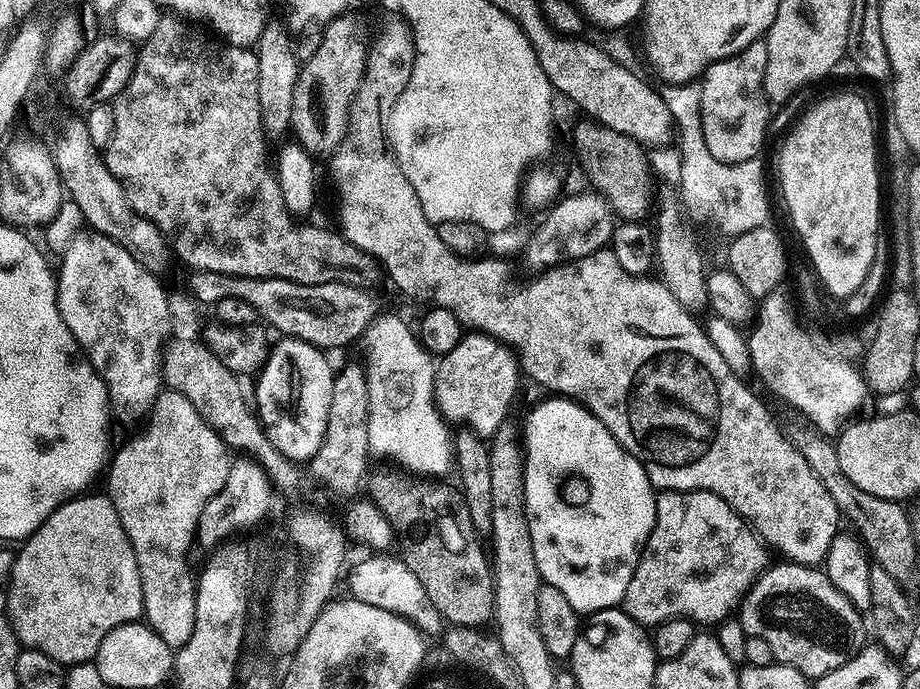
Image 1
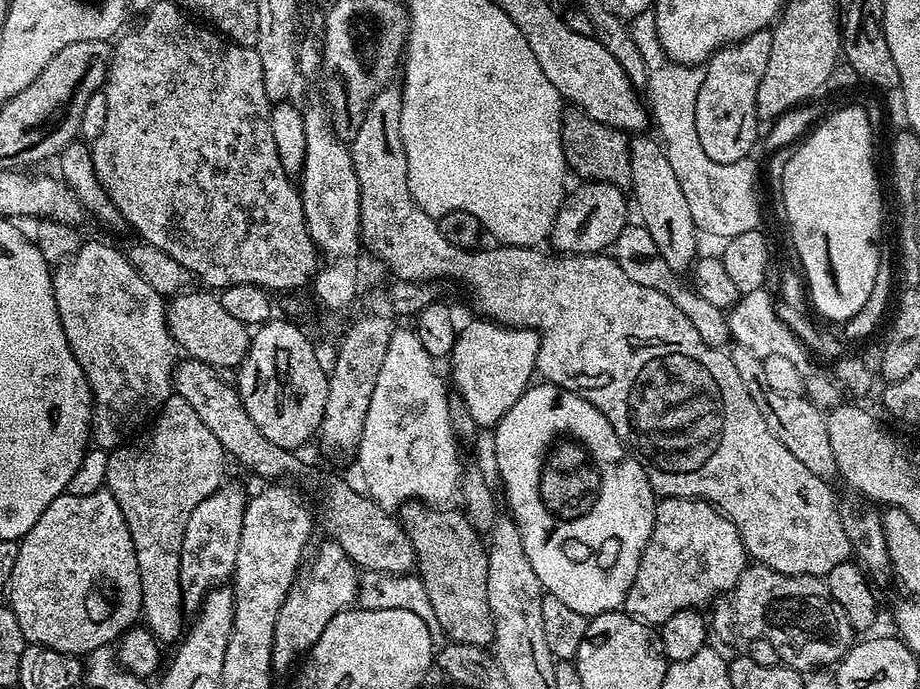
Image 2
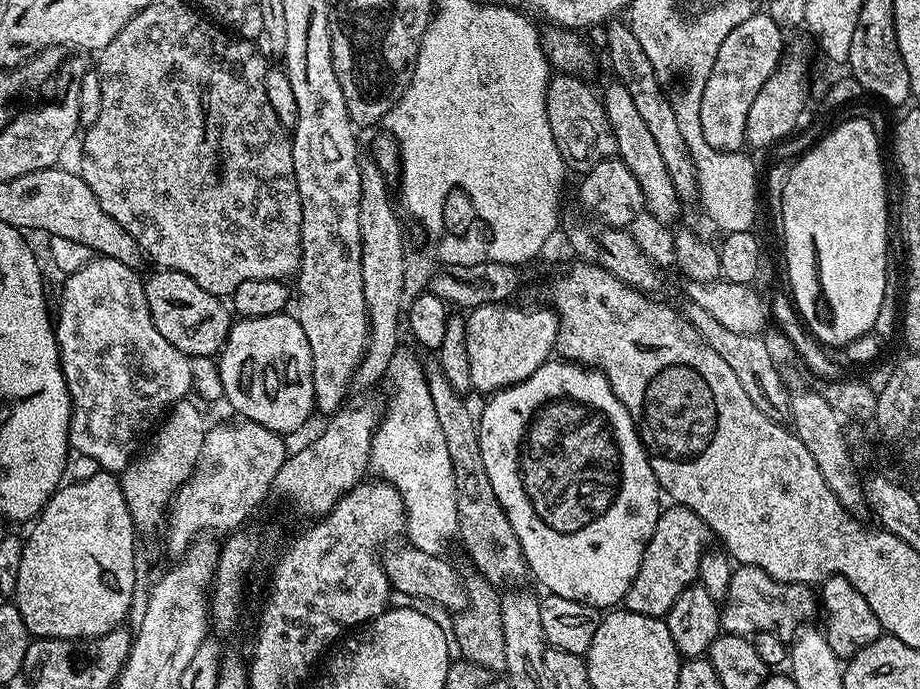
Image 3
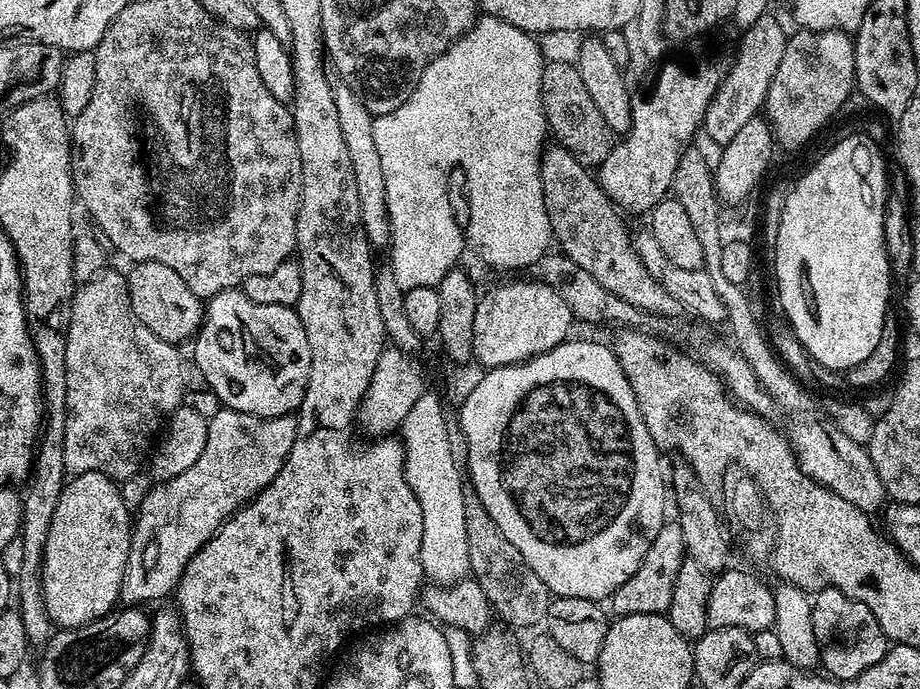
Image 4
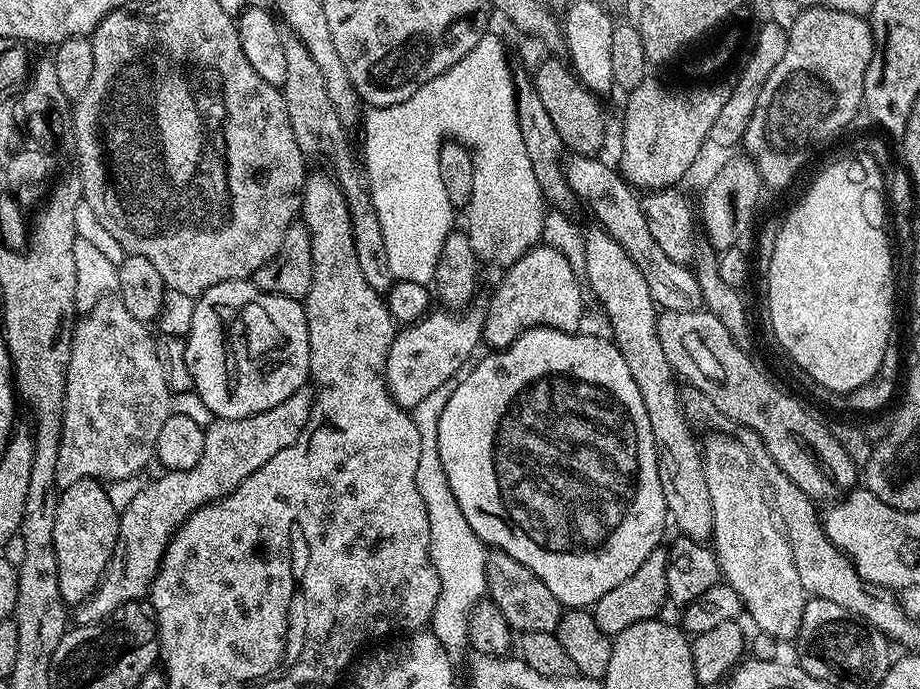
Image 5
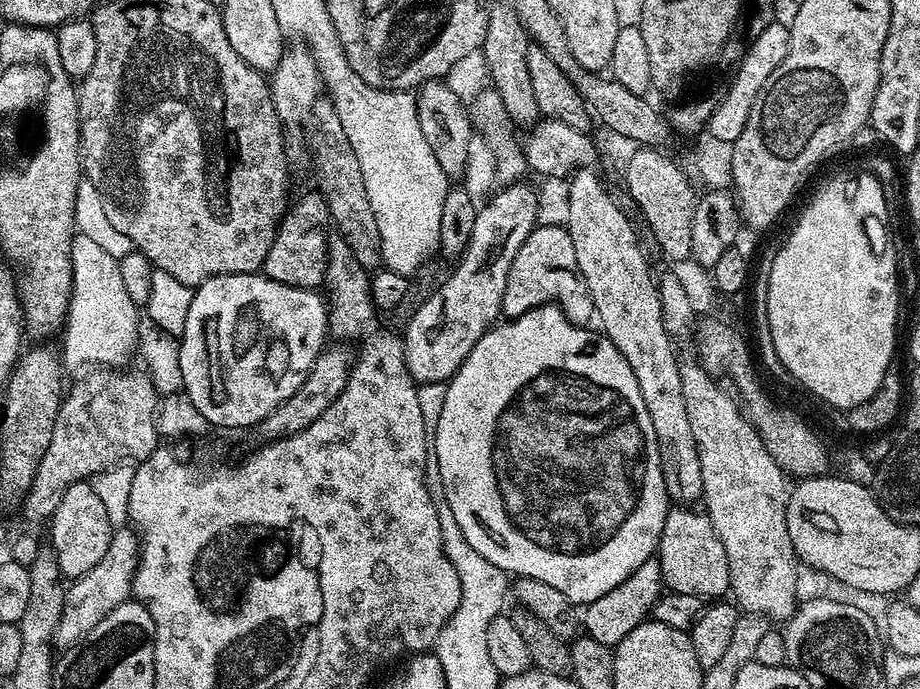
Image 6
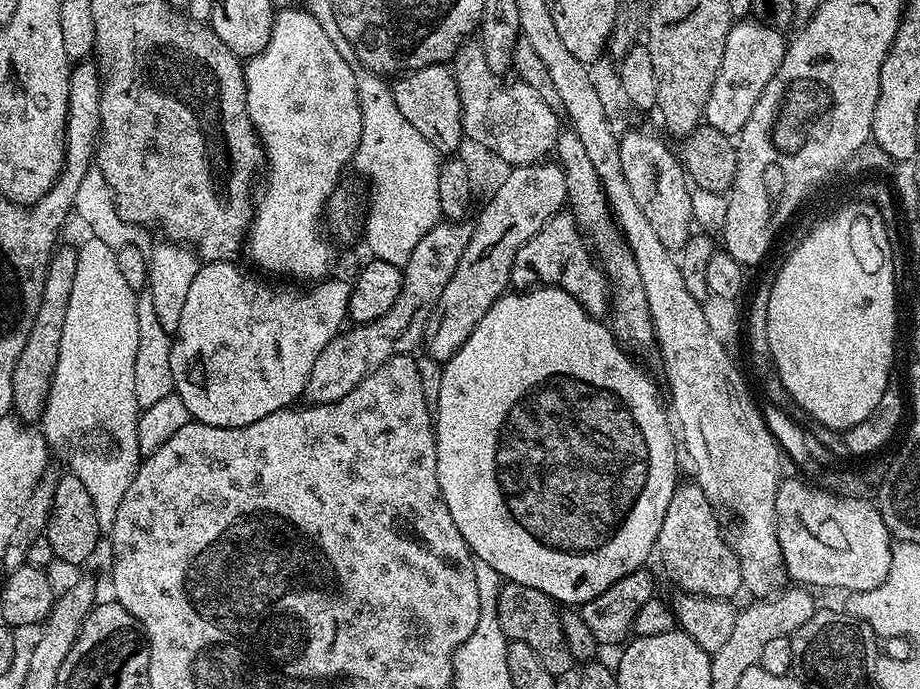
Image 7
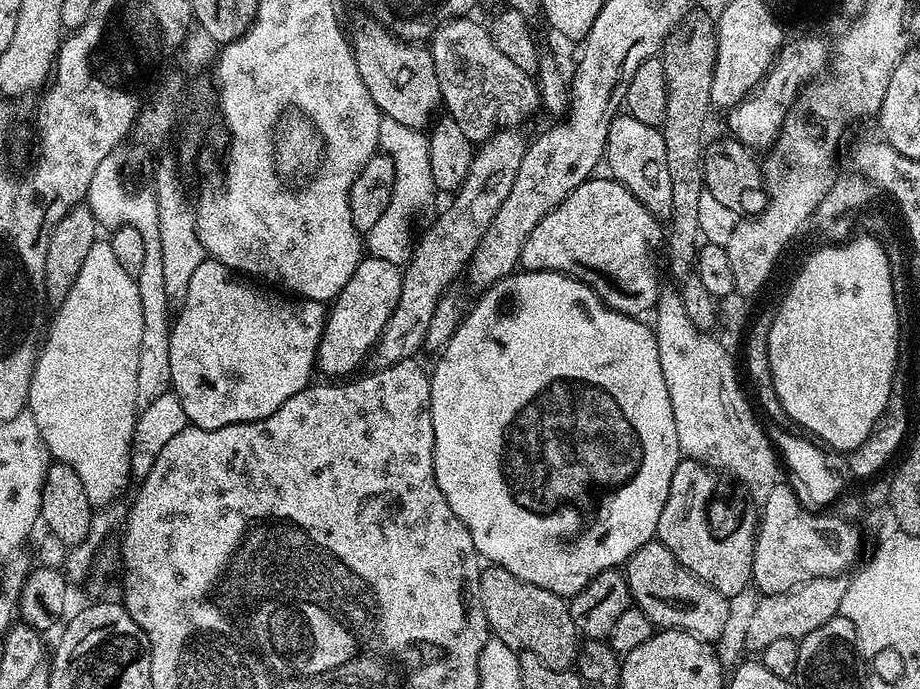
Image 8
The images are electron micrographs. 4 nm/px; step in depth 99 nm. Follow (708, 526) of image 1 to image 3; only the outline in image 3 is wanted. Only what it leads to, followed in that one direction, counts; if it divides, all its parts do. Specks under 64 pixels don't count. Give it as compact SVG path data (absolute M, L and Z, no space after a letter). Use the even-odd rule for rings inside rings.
M668 506L663 509L654 526L654 534L644 545L642 562L630 590L626 590L622 604L627 611L647 616L667 616L670 606L690 585L700 579L700 563L709 547L710 533L706 522L698 518L689 508Z

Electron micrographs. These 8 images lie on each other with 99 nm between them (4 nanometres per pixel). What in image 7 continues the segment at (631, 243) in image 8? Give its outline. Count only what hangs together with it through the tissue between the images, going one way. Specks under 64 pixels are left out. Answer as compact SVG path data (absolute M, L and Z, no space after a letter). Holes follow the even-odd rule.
M561 210L559 212L554 213L554 215L552 215L552 217L549 220L547 220L547 222L542 226L542 230L538 230L538 234L534 234L533 236L531 236L530 239L528 239L527 242L522 247L520 247L520 249L518 250L518 254L514 258L514 266L512 267L512 275L513 275L513 277L519 278L519 276L525 276L525 278L528 279L528 280L540 279L540 280L536 280L536 281L539 281L539 283L541 285L551 286L551 287L554 287L554 288L561 288L562 290L566 290L566 294L570 294L571 296L573 296L575 298L575 300L577 302L579 302L580 305L582 305L582 307L587 308L587 309L591 309L593 307L592 304L596 304L600 300L600 280L601 280L601 284L602 284L602 272L601 272L601 269L599 267L597 267L597 265L594 263L593 257L590 255L590 252L589 252L589 256L590 257L588 257L588 252L587 252L586 249L584 249L584 244L583 244L582 241L580 241L580 236L582 237L581 229L578 227L577 222L576 222L576 218L575 218L575 216L572 215L571 211Z

